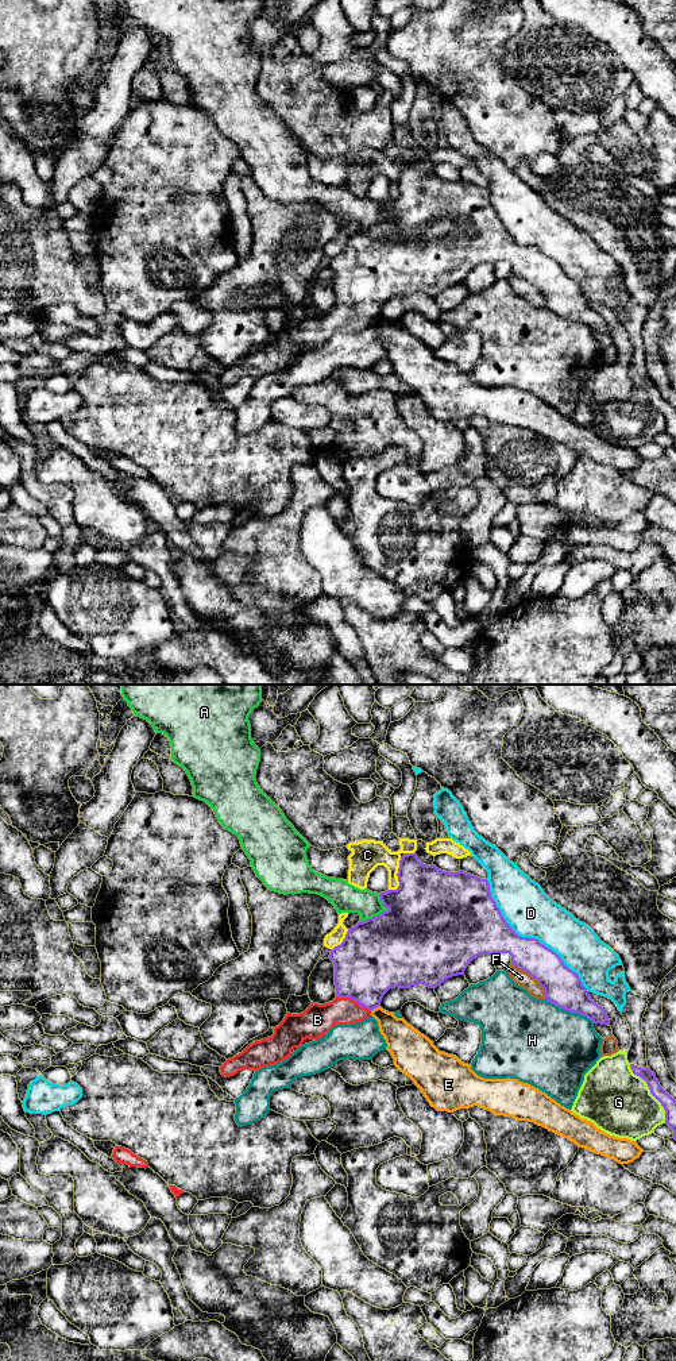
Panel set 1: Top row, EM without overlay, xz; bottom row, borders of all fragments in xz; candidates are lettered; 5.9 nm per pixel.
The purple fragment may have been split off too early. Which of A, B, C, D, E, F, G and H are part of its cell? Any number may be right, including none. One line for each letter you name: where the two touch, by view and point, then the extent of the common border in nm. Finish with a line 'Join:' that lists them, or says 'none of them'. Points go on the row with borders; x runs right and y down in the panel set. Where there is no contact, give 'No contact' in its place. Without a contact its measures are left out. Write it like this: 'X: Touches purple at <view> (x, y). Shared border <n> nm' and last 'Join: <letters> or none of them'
B: Touches purple at xz (354, 999). Shared border 220 nm
Join: B

